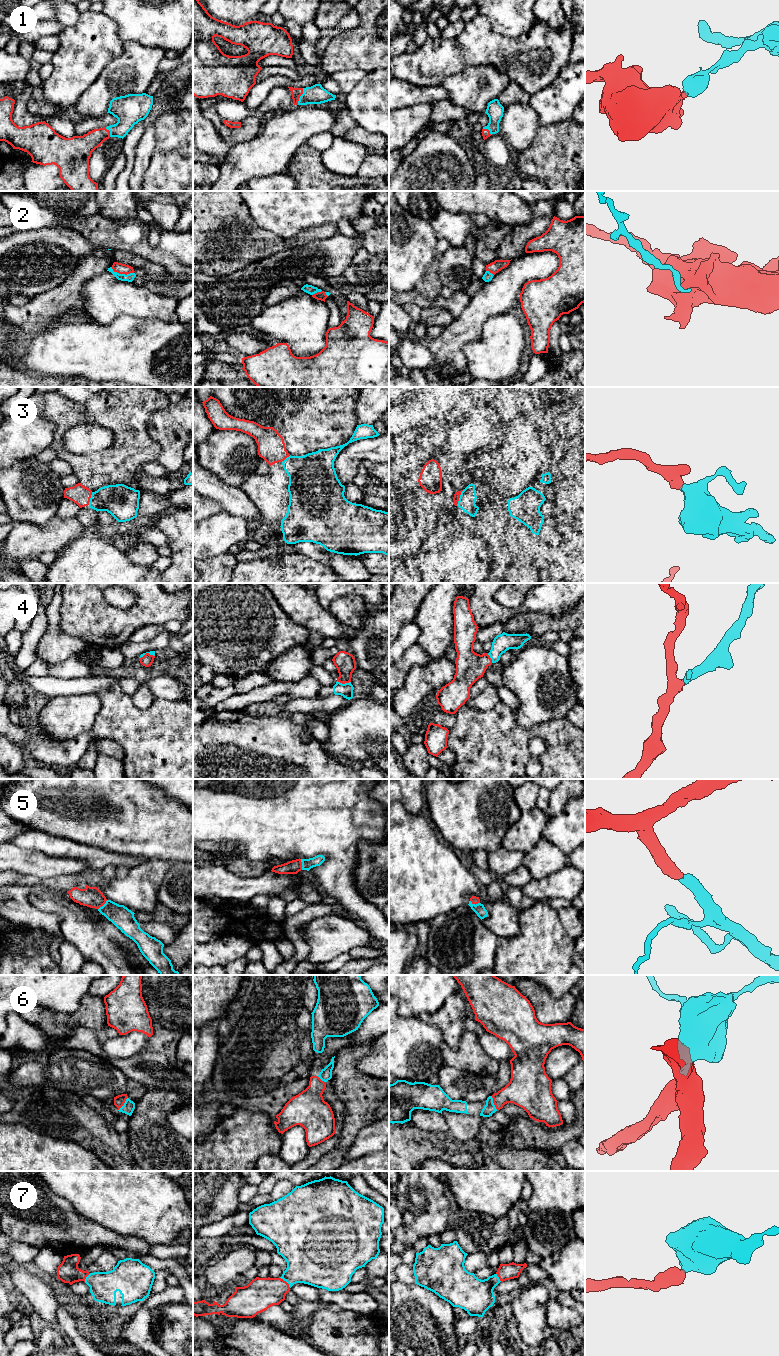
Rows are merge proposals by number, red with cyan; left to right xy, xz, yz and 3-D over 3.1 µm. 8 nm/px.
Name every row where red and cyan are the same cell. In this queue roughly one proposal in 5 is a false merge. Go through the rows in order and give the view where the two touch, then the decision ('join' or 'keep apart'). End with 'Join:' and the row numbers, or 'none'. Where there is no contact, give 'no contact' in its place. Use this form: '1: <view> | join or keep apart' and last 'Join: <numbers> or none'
1: xz | join
2: xy | keep apart
3: yz | join
4: xz | join
5: xz | join
6: yz | join
7: xz | join
Join: 1, 3, 4, 5, 6, 7

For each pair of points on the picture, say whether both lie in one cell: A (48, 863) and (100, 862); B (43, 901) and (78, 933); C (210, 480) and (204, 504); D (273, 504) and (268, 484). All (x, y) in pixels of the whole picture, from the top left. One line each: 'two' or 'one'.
A: two
B: one
C: two
D: one

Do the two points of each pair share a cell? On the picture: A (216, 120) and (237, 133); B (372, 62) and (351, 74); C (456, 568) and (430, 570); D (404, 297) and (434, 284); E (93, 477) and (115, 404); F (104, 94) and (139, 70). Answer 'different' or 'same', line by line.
A: same
B: different
C: different
D: different
E: same
F: same

